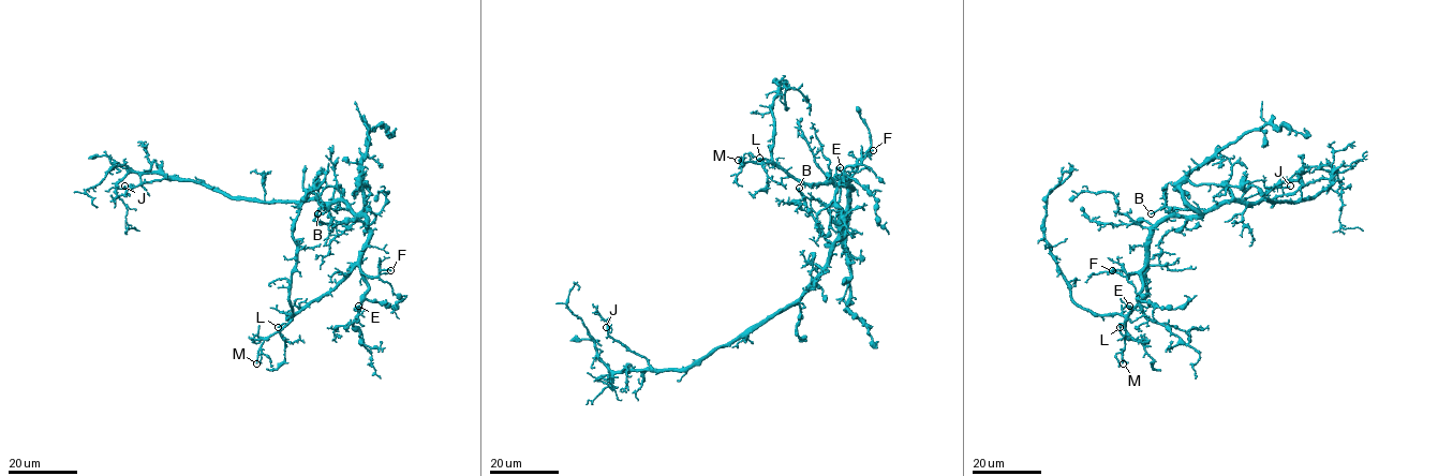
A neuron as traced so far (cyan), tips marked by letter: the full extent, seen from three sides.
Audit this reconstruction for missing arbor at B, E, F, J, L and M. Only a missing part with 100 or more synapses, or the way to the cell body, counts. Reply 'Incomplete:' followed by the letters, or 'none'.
Incomplete: M

